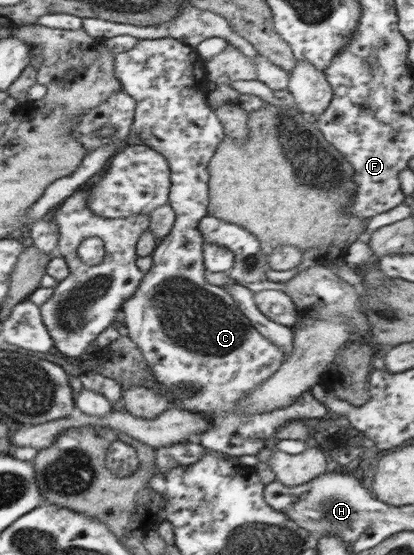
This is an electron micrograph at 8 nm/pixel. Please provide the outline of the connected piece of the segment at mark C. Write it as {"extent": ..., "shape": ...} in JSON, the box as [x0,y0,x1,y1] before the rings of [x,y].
{"extent":[114,39,328,455],"shape":[[[140,39],[138,45],[114,57],[114,74],[122,83],[123,90],[136,102],[131,129],[144,145],[161,153],[168,161],[172,173],[169,205],[175,211],[175,222],[170,233],[159,240],[151,254],[151,268],[144,272],[140,287],[134,291],[134,295],[130,295],[126,303],[122,303],[119,313],[124,314],[128,337],[132,338],[142,352],[156,381],[162,387],[168,387],[173,394],[175,408],[211,416],[211,427],[197,437],[199,444],[219,455],[257,455],[282,425],[291,420],[322,419],[328,409],[314,398],[310,390],[300,395],[289,407],[274,409],[269,413],[245,415],[239,409],[241,399],[274,375],[286,357],[282,348],[276,347],[272,340],[258,333],[226,289],[208,283],[205,278],[205,241],[202,239],[202,232],[198,230],[198,223],[208,213],[208,163],[225,135],[216,112],[207,103],[210,81],[205,73],[204,61],[193,46],[177,39]]]}

